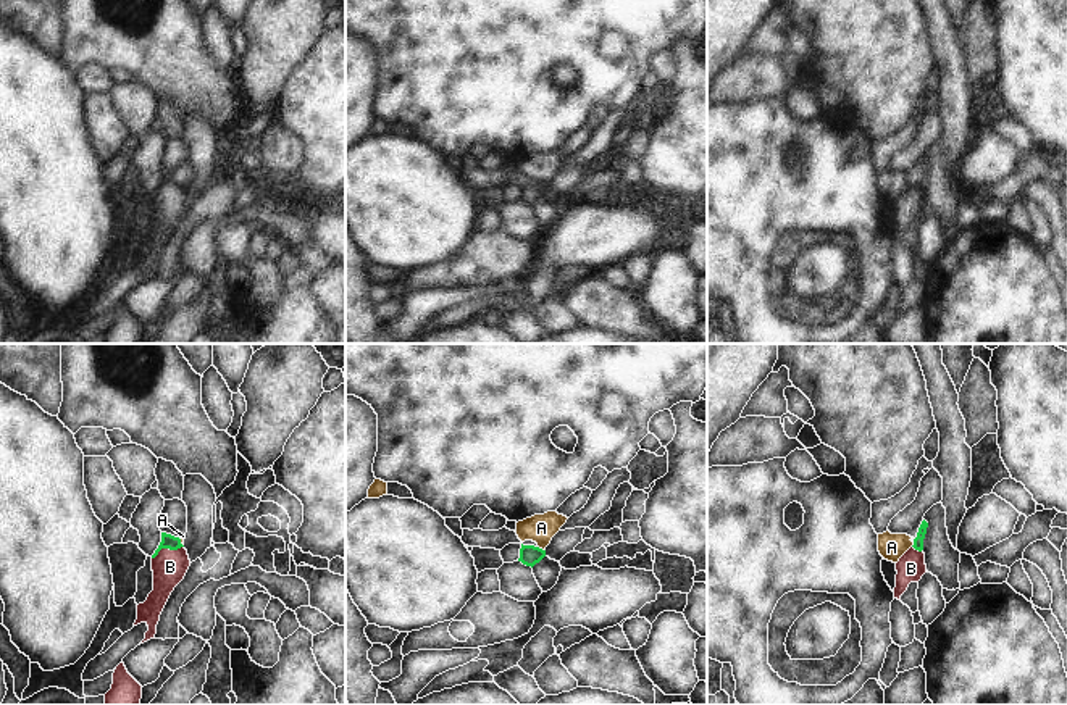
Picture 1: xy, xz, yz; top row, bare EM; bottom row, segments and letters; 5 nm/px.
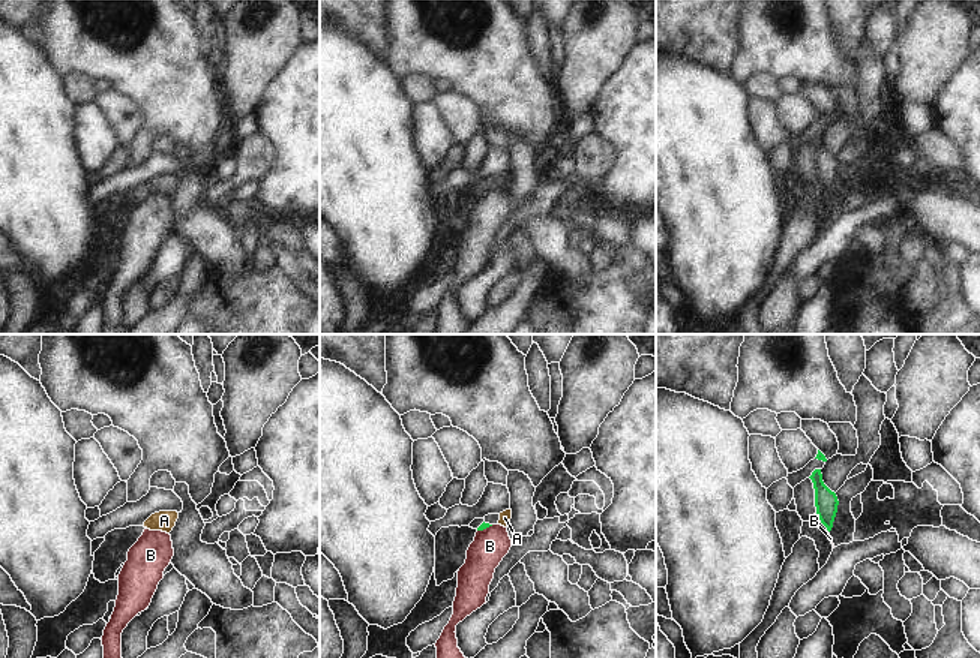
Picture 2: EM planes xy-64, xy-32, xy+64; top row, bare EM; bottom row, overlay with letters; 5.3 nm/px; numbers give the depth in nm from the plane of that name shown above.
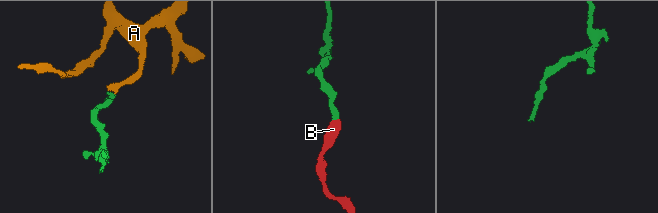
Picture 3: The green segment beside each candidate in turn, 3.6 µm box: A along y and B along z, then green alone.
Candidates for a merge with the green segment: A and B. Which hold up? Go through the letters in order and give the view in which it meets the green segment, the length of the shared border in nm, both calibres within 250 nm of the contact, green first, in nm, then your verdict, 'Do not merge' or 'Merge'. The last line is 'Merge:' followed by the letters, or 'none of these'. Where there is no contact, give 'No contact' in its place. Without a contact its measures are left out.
A: Touches green in xz. Shared border 50 nm. Thickness 100 nm (green) against 140 nm. Do not merge
B: Touches green in xy. Shared border 170 nm. Thickness 70 nm (green) against 170 nm. Merge
Merge: B

